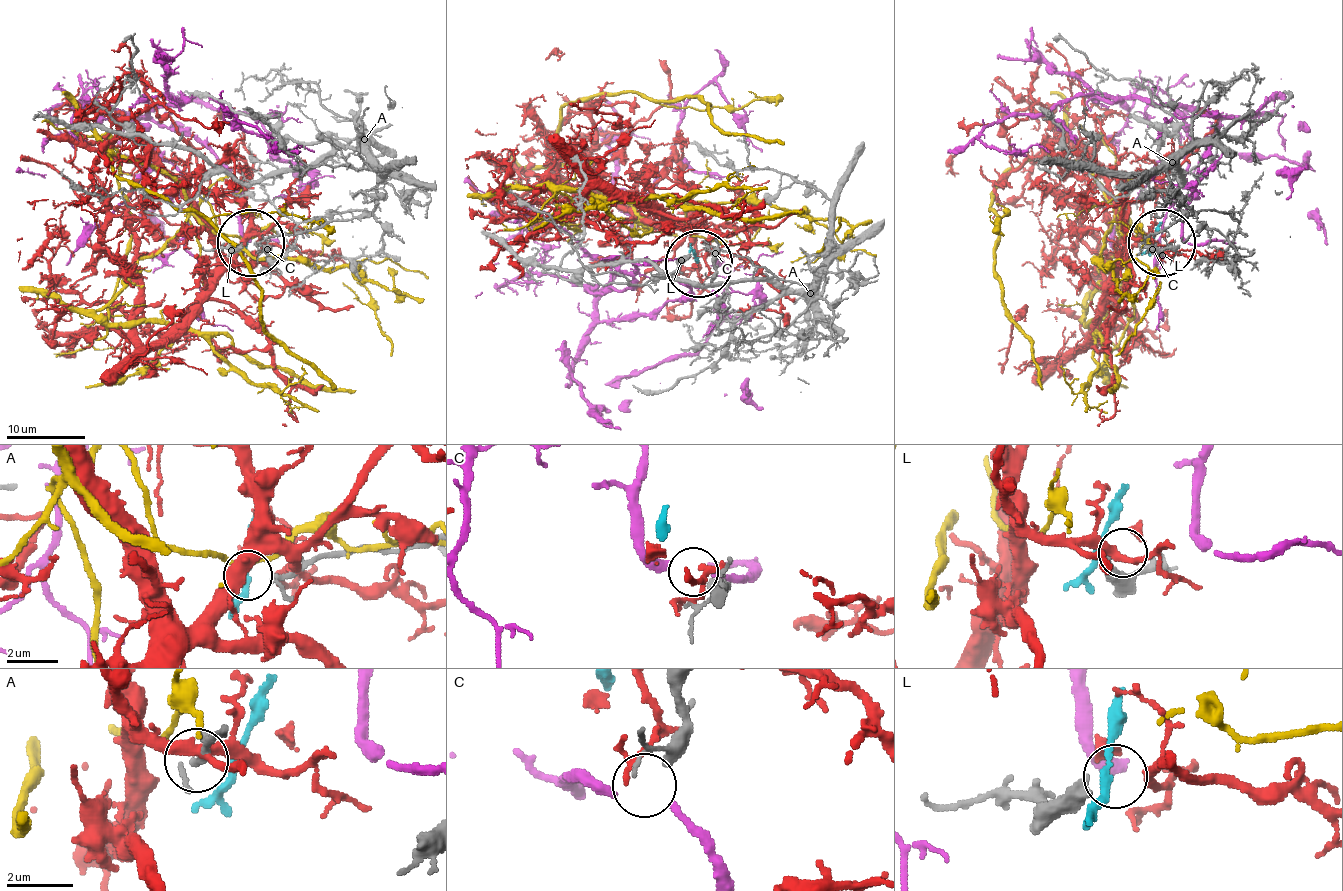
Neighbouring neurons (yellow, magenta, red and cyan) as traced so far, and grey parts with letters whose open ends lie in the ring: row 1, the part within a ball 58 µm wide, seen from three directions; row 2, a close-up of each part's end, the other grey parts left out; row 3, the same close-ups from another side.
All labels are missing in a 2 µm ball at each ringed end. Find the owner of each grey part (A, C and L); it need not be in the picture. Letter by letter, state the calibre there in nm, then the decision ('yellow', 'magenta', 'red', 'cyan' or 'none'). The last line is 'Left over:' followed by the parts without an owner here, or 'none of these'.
A: 130 nm | none
C: 240 nm | magenta
L: 400 nm | red
Left over: A

